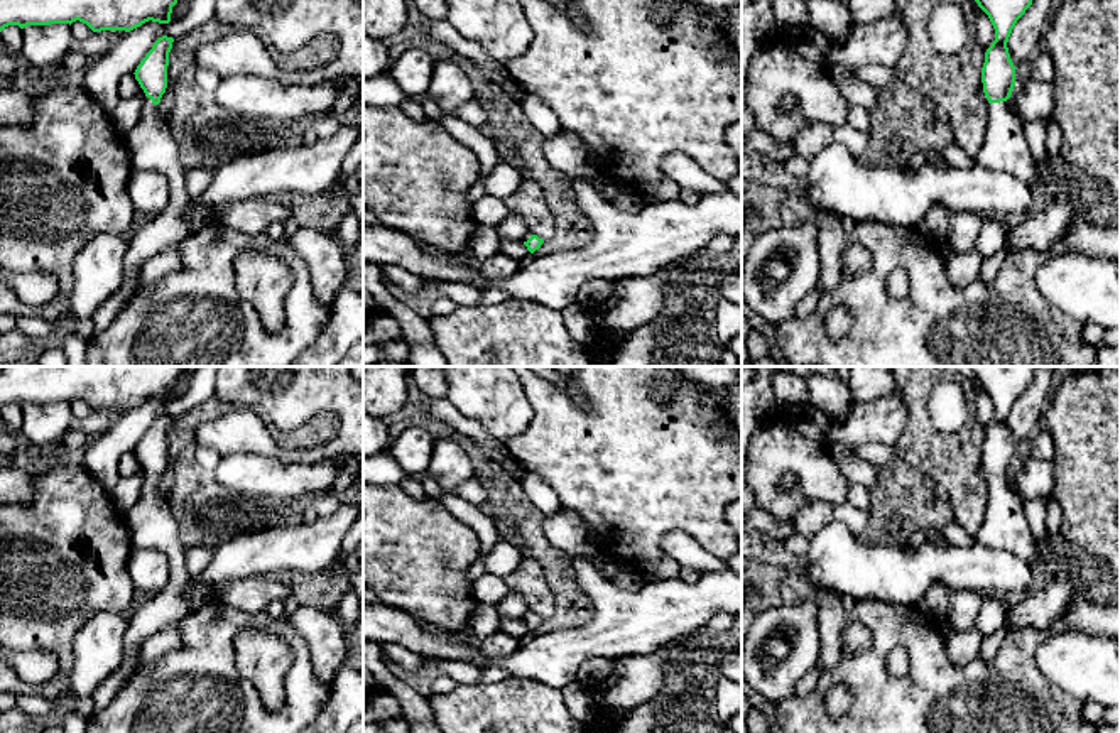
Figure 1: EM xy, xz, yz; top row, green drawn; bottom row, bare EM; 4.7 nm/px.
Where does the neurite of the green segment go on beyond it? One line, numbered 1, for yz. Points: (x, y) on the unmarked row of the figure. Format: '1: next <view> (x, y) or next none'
1: next yz (1005, 527)

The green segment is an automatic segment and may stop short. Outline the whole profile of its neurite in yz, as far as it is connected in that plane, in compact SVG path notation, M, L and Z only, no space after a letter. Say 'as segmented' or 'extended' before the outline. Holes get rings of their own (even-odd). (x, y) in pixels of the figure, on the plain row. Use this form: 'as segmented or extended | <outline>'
extended | M971 366L971 372L995 407L995 419L987 427L981 446L983 471L988 478L988 502L976 542L988 549L1014 552L1036 566L1037 539L1025 519L1024 500L1007 480L1015 464L1017 448L1007 421L1017 399L1032 383L1037 366Z

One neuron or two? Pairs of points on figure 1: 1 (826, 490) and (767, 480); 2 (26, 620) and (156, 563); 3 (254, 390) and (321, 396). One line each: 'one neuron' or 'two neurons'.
1: one neuron
2: two neurons
3: one neuron

